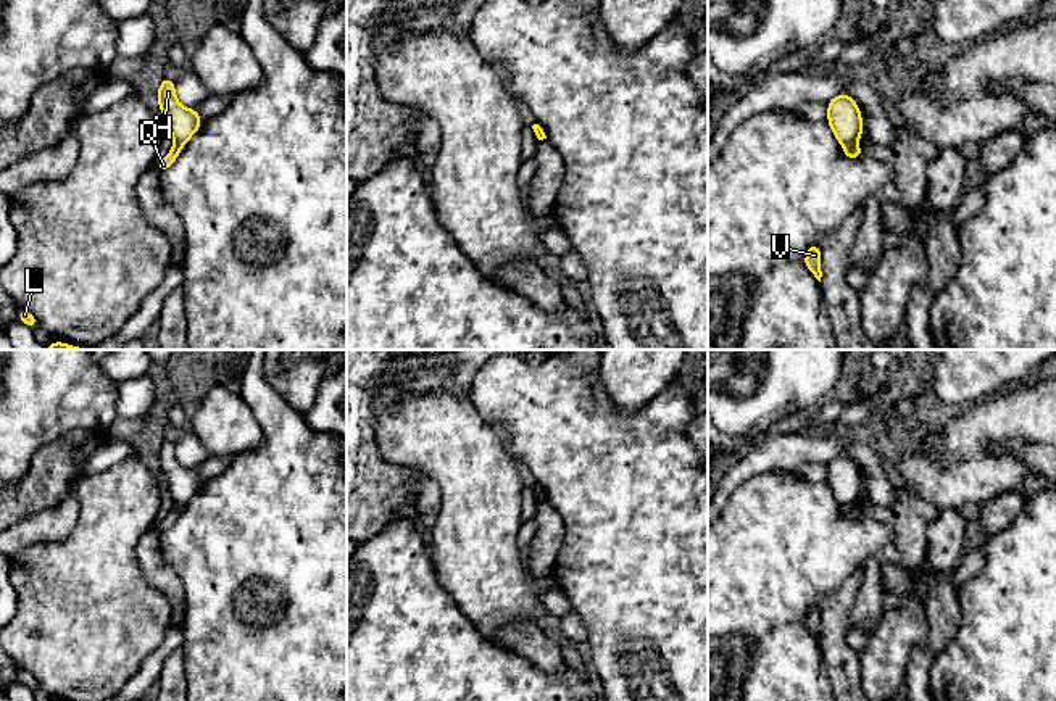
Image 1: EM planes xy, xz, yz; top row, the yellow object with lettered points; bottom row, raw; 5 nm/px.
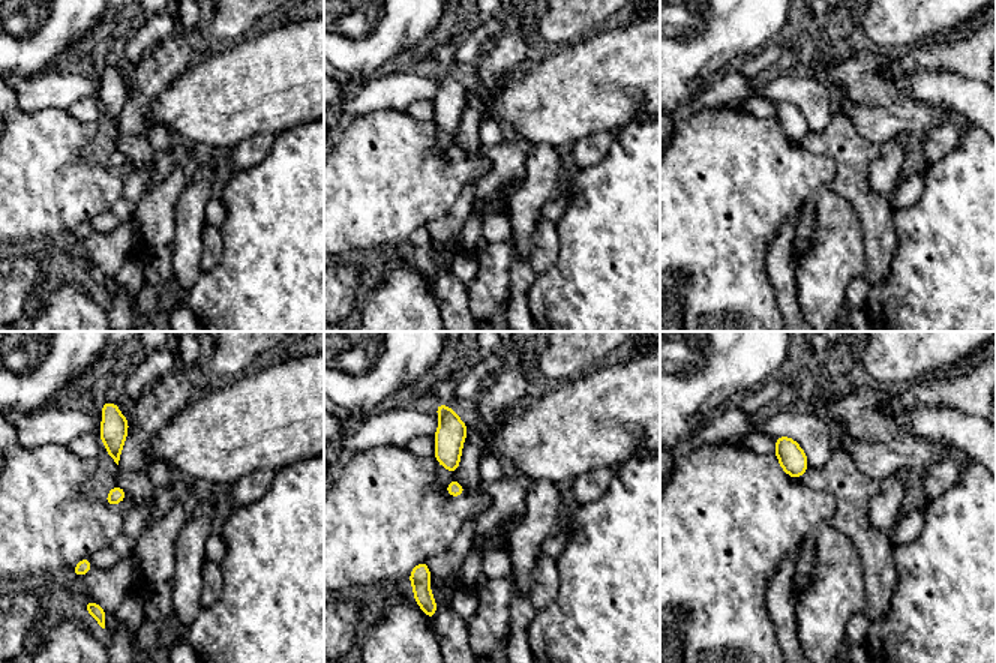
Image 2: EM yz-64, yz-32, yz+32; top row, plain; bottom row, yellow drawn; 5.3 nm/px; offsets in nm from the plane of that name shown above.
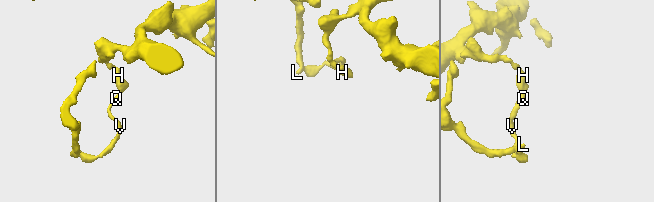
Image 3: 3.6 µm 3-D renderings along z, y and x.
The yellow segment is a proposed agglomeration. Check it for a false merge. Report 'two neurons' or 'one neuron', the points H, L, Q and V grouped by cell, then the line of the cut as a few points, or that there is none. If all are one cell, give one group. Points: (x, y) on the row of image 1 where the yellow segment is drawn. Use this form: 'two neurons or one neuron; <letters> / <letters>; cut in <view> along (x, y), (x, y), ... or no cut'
two neurons; H / L Q V; cut in yz along (843, 144), (855, 145)

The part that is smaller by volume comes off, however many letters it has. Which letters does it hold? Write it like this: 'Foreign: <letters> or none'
Foreign: L, Q, V

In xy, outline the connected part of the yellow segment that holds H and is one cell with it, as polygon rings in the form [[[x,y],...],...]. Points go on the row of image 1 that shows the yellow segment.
[[[163,77],[158,89],[158,105],[166,118],[174,145],[184,147],[200,129],[202,119],[197,110],[185,108],[177,102],[174,84],[176,82],[169,81],[168,77]]]

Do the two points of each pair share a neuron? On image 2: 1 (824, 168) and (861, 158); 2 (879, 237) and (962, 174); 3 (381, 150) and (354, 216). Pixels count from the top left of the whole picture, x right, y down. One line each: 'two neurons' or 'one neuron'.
1: two neurons
2: two neurons
3: one neuron

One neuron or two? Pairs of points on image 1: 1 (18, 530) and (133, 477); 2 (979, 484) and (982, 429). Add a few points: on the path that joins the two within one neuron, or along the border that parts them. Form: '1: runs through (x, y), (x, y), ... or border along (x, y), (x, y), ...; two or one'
1: border along (71, 493), (78, 503), (78, 521), (63, 539); two
2: runs through (979, 471), (979, 442); one

